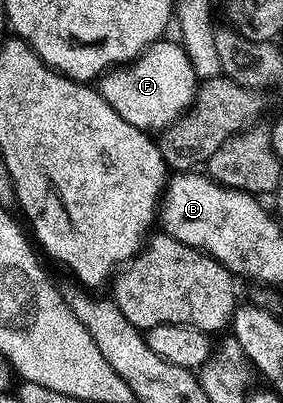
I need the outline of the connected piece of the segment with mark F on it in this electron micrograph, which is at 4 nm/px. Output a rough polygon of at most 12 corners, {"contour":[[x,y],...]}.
{"contour":[[153,42],[96,86],[120,120],[161,132],[200,85],[185,48]]}

